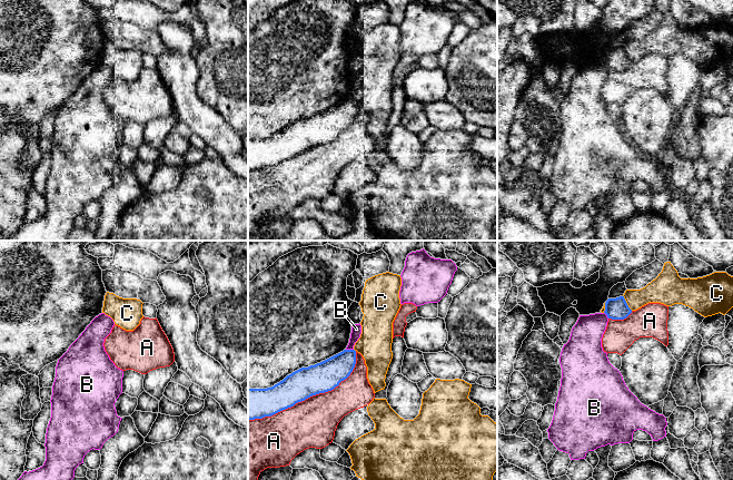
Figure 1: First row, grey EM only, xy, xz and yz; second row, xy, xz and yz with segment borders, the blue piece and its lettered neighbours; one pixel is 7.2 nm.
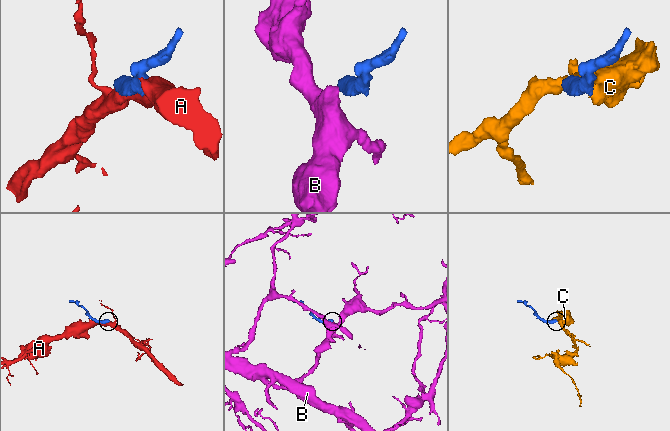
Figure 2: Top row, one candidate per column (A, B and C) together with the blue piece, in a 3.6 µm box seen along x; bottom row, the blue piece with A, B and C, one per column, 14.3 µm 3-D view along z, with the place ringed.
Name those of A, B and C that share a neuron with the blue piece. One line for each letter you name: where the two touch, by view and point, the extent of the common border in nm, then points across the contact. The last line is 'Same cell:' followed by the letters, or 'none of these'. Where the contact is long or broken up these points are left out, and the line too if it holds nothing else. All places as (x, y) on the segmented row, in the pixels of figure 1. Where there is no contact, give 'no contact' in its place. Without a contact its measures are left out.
Same cell: none of these

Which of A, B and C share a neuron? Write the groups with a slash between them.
A / B / C

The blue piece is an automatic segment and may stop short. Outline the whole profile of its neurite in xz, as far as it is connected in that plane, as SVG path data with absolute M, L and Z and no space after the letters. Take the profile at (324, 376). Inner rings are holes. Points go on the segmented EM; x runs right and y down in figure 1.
M356 351L343 352L308 368L301 368L267 389L248 388L248 420L271 417L306 399L334 390L356 364Z

